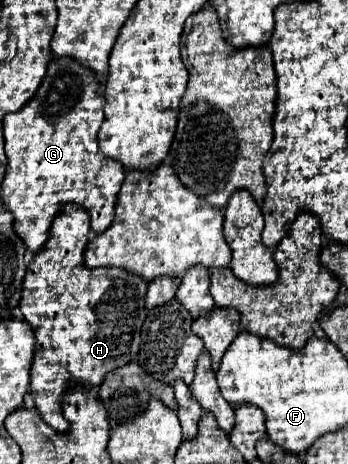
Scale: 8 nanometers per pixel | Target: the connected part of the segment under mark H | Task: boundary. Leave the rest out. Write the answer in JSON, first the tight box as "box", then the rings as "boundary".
{"box":[20,206,148,432],"boundary":[[[64,206],[64,210],[60,210],[60,214],[56,214],[52,222],[48,242],[34,254],[32,262],[28,264],[22,284],[20,310],[36,336],[34,360],[30,368],[30,390],[44,422],[60,432],[68,430],[68,422],[62,416],[62,394],[72,382],[80,382],[88,386],[88,390],[96,388],[108,372],[134,360],[140,348],[140,330],[146,314],[144,296],[148,290],[148,282],[144,282],[144,278],[136,278],[136,274],[128,274],[128,270],[120,268],[88,270],[84,266],[88,230],[88,212],[82,206]]]}

